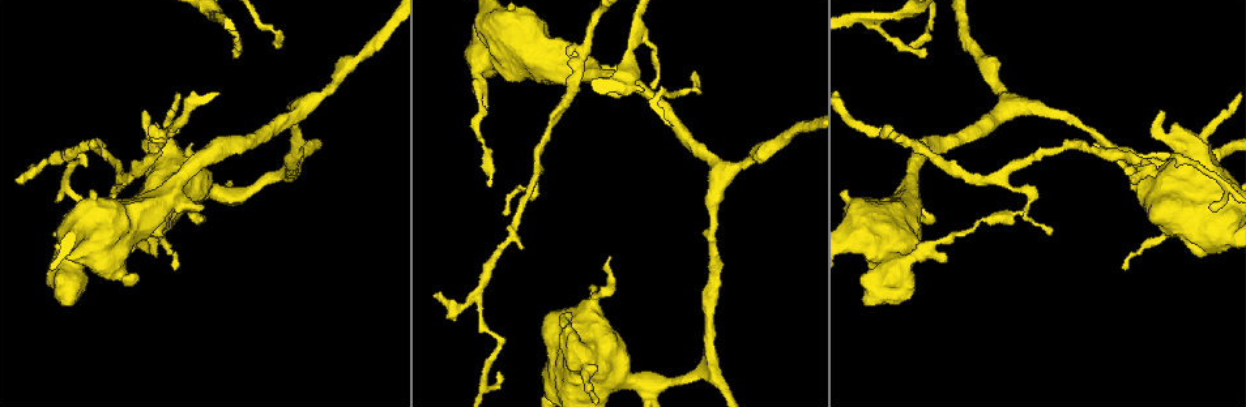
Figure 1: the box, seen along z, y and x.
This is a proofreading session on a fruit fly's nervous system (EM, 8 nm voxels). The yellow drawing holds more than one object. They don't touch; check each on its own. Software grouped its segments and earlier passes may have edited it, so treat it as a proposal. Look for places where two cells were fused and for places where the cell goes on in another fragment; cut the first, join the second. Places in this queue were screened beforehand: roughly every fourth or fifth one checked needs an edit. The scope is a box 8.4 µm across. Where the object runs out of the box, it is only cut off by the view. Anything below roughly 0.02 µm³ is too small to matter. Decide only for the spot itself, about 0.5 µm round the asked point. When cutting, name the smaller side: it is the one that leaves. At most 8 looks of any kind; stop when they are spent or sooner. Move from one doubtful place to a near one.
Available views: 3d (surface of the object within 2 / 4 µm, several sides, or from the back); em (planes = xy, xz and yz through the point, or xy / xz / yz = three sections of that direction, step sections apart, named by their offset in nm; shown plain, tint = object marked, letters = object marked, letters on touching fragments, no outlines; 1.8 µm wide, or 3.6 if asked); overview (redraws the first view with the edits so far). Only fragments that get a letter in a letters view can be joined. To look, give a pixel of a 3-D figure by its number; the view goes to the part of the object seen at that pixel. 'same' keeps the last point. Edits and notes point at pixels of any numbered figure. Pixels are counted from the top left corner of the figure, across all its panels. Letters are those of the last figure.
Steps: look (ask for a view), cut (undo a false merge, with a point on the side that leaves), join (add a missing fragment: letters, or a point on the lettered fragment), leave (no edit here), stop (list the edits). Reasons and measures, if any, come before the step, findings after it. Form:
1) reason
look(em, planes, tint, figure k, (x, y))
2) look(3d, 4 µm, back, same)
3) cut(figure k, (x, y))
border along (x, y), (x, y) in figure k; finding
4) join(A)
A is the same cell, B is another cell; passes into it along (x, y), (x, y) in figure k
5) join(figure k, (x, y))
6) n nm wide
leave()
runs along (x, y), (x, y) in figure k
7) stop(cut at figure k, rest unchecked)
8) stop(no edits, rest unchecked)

sudden change in width
look(em, 3.6 µm, planes, letters, figure 1, (62, 266))

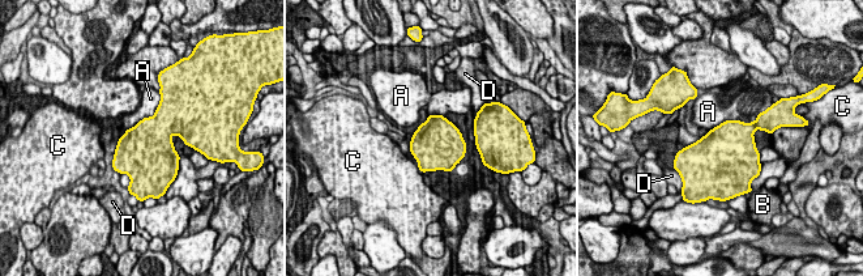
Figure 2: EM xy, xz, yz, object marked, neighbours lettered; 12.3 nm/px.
leave()
A, B, C and D are other cells; border along (759, 113), (708, 131) in figure 2; all the same cell

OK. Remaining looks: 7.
a fork
look(em, planes, letters, figure 1, (1125, 156))

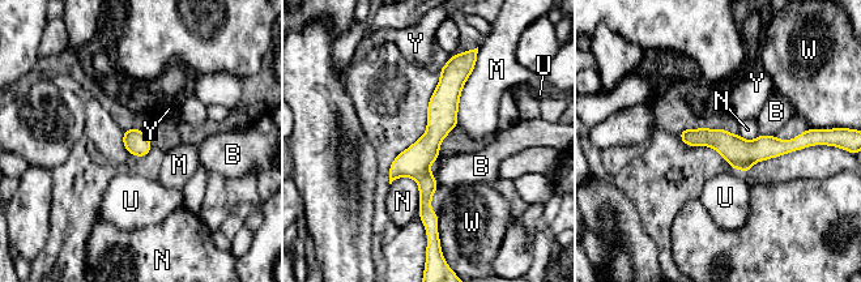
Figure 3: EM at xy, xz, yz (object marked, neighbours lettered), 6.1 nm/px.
leave()
B, M, N, U, W and Y are other cells; runs along (452, 67), (423, 152), (434, 219) in figure 3; continuous, no second cell

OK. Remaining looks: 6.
look(3d, 2 µm, figure 1, (499, 373))

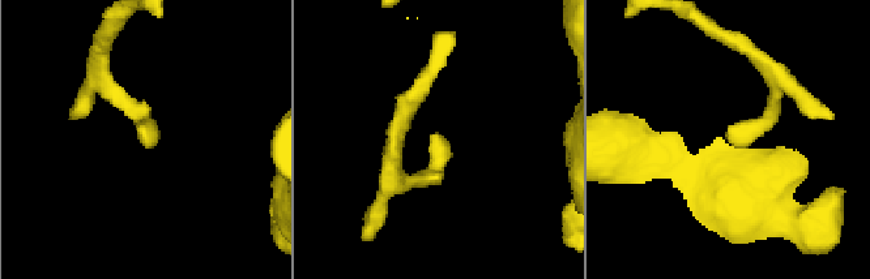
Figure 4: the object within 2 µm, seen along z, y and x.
look(em, xy, step 4, tint, figure 4, (445, 140))

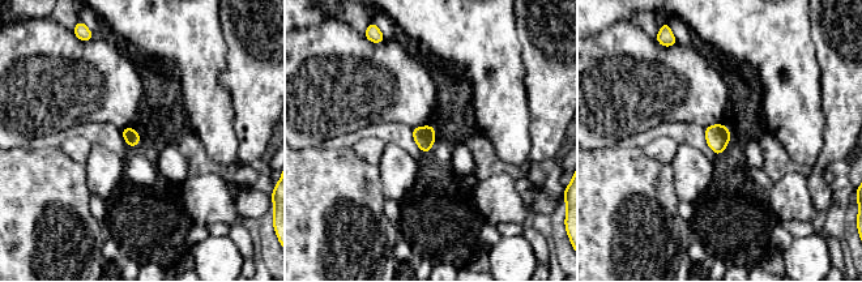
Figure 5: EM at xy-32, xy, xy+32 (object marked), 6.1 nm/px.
look(em, planes, letters, same)

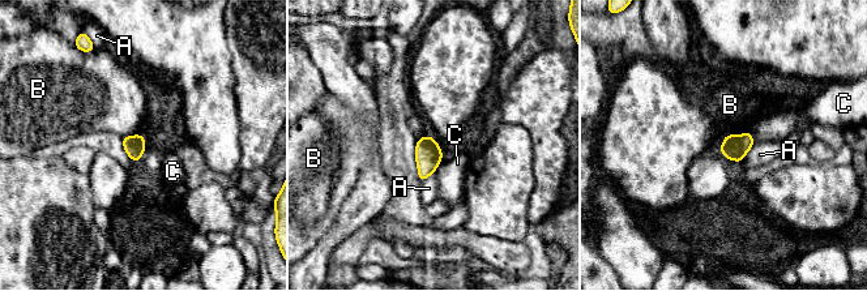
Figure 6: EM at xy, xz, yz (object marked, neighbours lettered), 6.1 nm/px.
130 nm wide
leave()
A, B and C are other cells; border along (140, 133), (123, 137) in figure 6; none of them fits

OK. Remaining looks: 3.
stop(no edits, rest unchecked)

